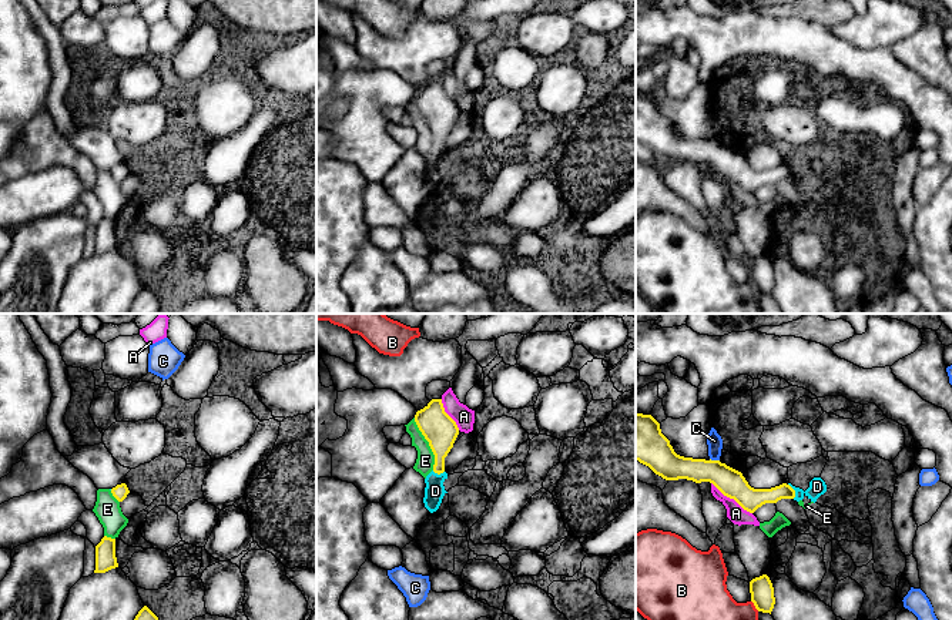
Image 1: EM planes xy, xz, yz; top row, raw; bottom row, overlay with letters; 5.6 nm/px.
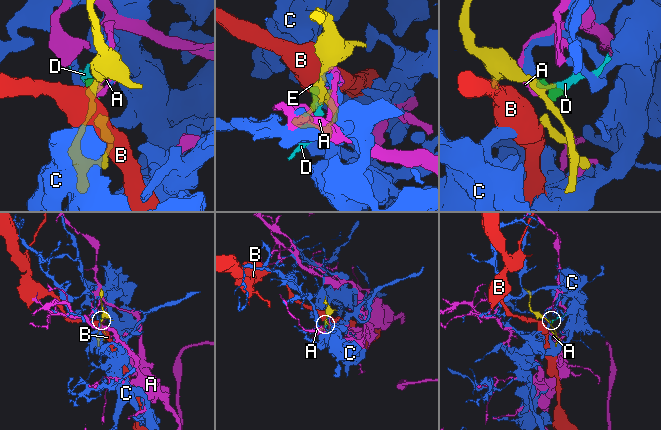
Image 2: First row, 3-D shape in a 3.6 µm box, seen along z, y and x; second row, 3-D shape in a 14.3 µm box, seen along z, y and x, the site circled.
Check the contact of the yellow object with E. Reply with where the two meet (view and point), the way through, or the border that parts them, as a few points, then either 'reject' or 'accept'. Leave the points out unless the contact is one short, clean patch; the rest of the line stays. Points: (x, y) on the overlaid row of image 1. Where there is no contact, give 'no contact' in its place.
meets yellow in xz at (429, 443); border along xz (414, 418), (433, 455), (433, 469); reject

